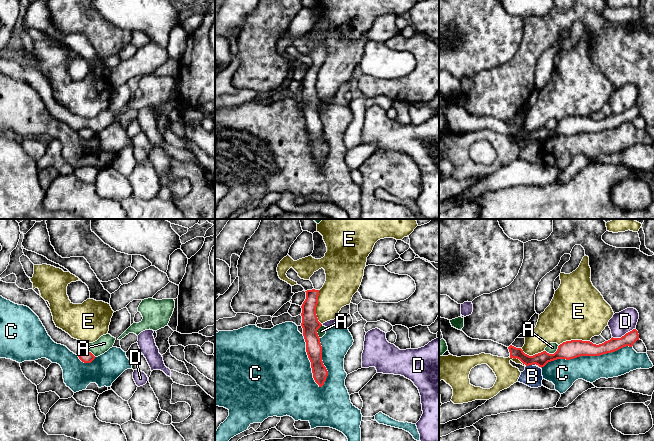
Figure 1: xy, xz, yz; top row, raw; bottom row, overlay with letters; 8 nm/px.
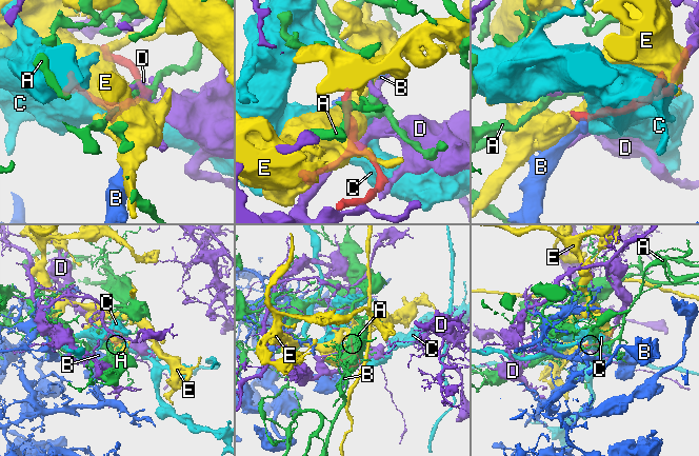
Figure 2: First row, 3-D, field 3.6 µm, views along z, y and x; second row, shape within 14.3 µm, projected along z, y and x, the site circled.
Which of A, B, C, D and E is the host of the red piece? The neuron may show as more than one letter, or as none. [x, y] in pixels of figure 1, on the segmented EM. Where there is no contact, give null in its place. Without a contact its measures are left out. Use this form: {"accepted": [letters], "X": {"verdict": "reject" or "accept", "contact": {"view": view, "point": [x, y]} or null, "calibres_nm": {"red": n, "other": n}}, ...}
{"accepted": [], "A": {"verdict": "reject", "contact": {"view": "yz", "point": [554, 353]}, "calibres_nm": {"red": 150, "other": 80}}, "B": {"verdict": "reject", "contact": {"view": "yz", "point": [529, 364]}, "calibres_nm": {"red": 110, "other": 160}}, "C": {"verdict": "reject", "contact": {"view": "xz", "point": [310, 361]}, "calibres_nm": {"red": 130, "other": 480}}, "D": {"verdict": "reject", "contact": {"view": "yz", "point": [624, 335]}, "calibres_nm": {"red": 110, "other": 180}}, "E": {"verdict": "reject", "contact": {"view": "xz", "point": [316, 306]}, "calibres_nm": {"red": 140, "other": 260}}}

